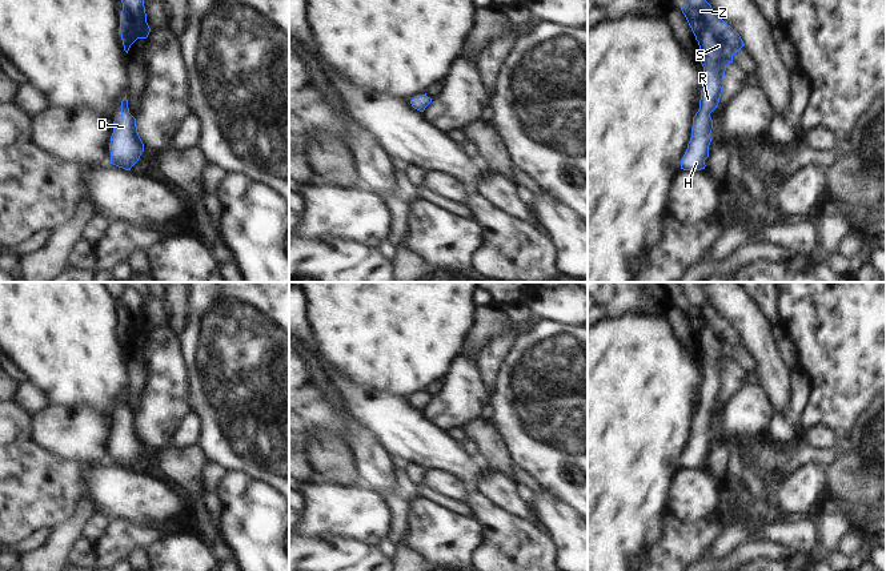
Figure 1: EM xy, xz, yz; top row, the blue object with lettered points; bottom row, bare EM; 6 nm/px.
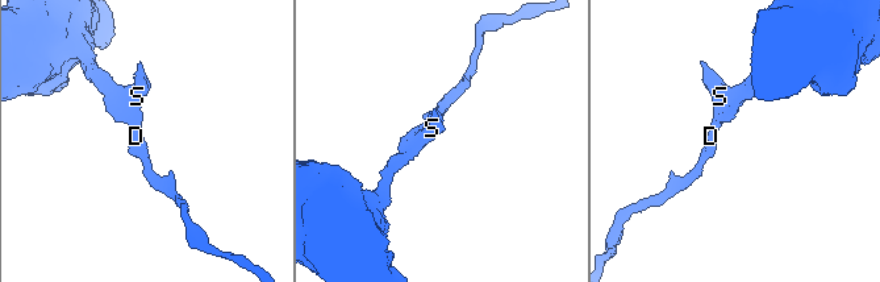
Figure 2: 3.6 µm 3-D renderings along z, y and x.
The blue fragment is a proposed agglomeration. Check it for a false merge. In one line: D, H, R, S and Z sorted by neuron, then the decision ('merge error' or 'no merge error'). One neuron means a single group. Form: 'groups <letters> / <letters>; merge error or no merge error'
groups D H R S Z; no merge error

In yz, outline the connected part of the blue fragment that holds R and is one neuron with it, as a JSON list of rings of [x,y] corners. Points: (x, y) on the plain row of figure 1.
[[[683,282],[685,301],[681,305],[695,338],[699,343],[703,365],[703,386],[699,407],[693,415],[691,435],[681,458],[681,467],[705,467],[709,455],[709,443],[713,418],[710,411],[717,406],[723,386],[726,363],[743,345],[741,334],[727,323],[711,303],[702,295],[695,282]]]

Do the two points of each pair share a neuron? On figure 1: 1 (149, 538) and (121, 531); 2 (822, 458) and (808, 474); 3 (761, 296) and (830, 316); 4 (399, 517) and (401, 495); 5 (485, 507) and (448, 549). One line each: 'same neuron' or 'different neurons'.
1: same neuron
2: different neurons
3: different neurons
4: same neuron
5: different neurons

